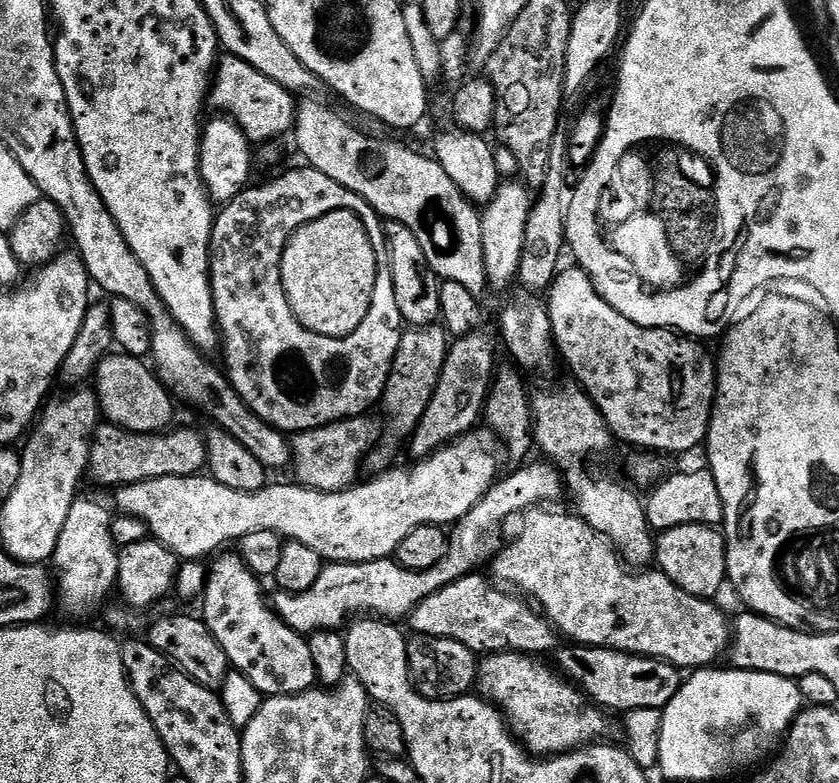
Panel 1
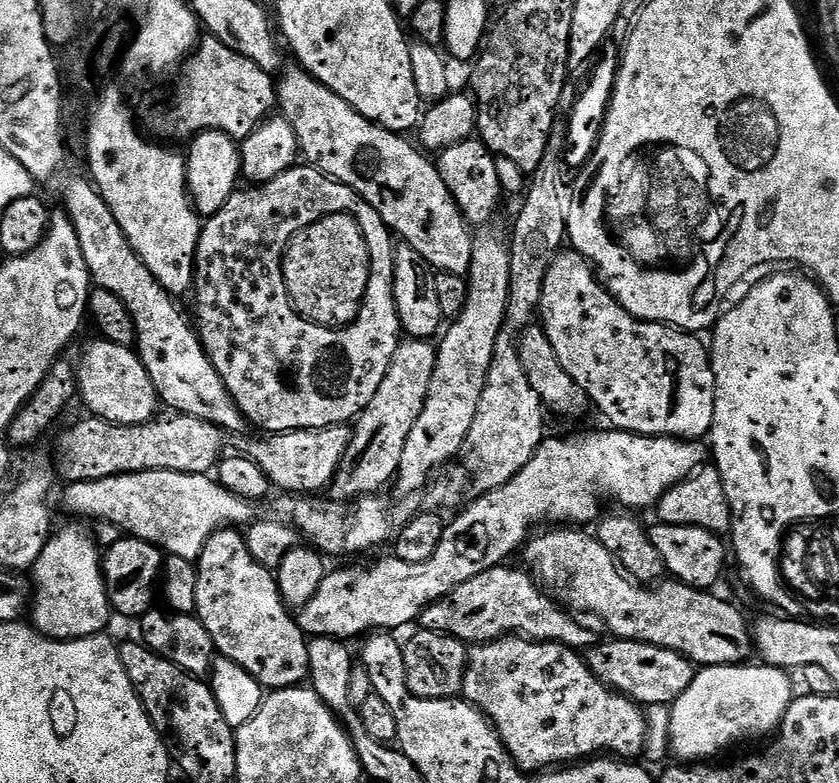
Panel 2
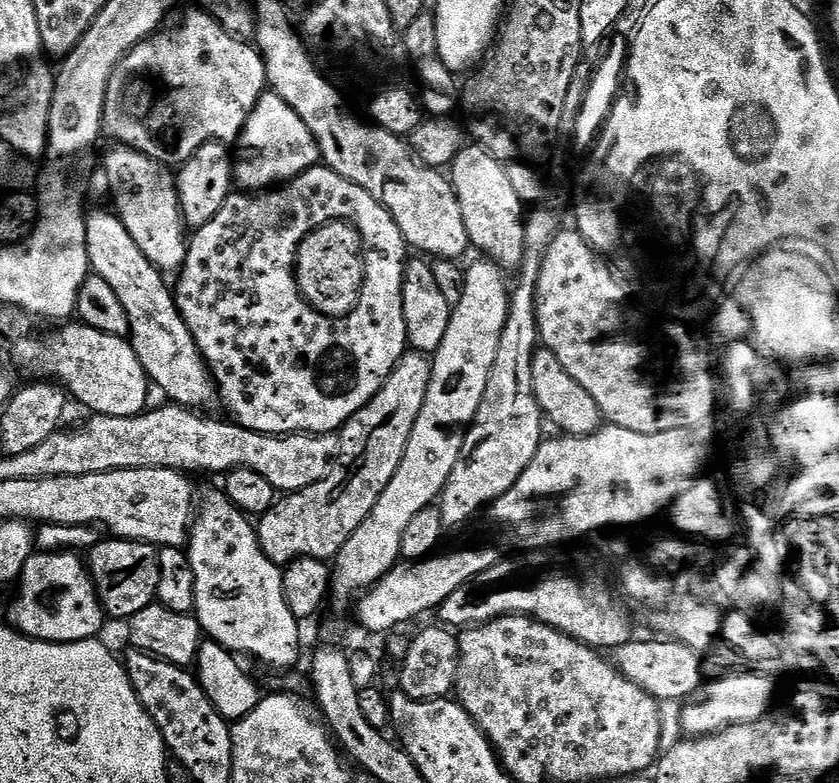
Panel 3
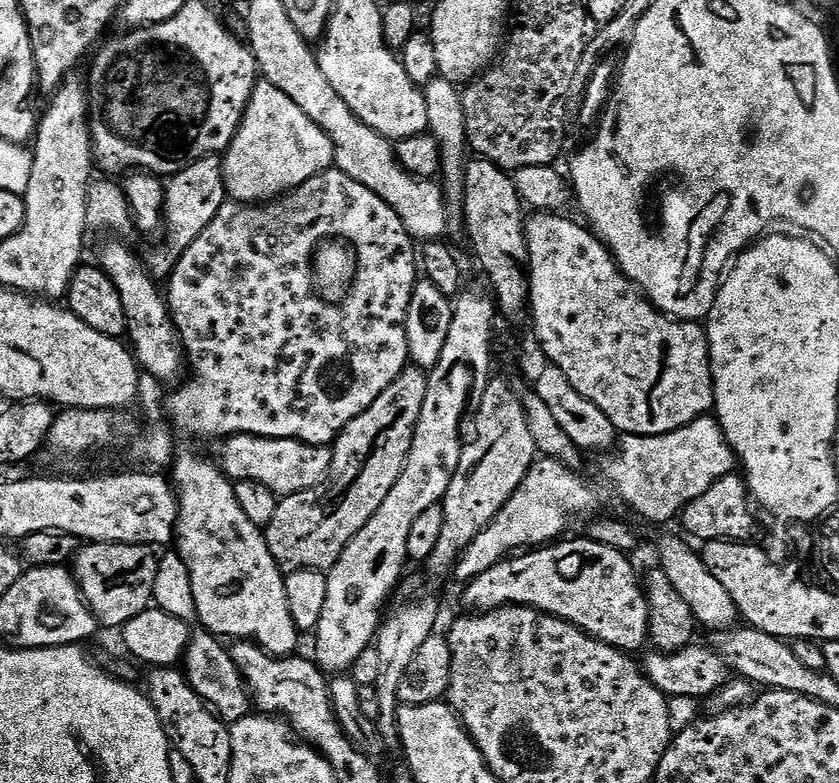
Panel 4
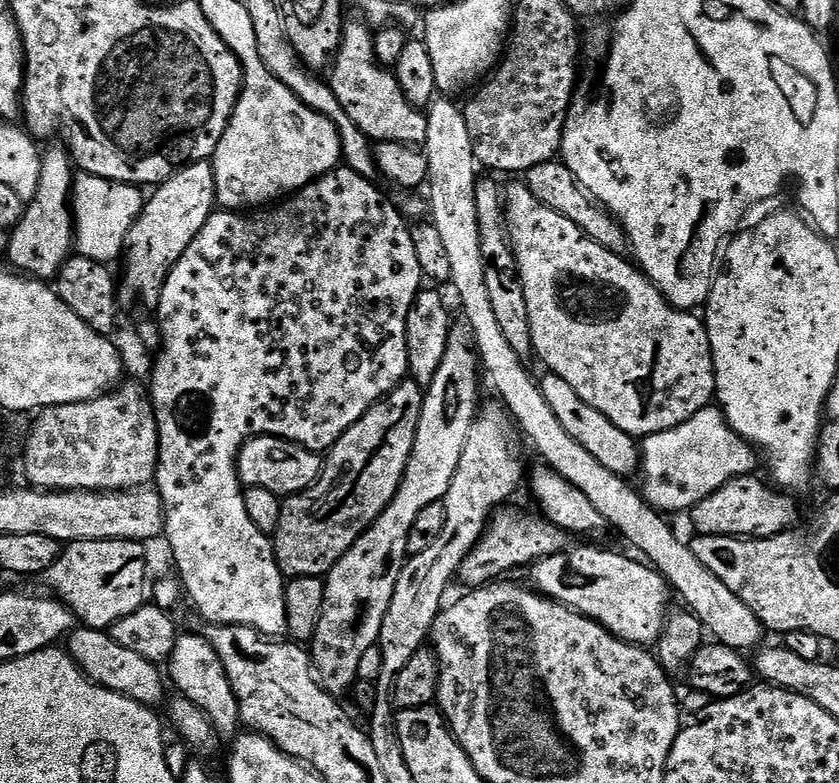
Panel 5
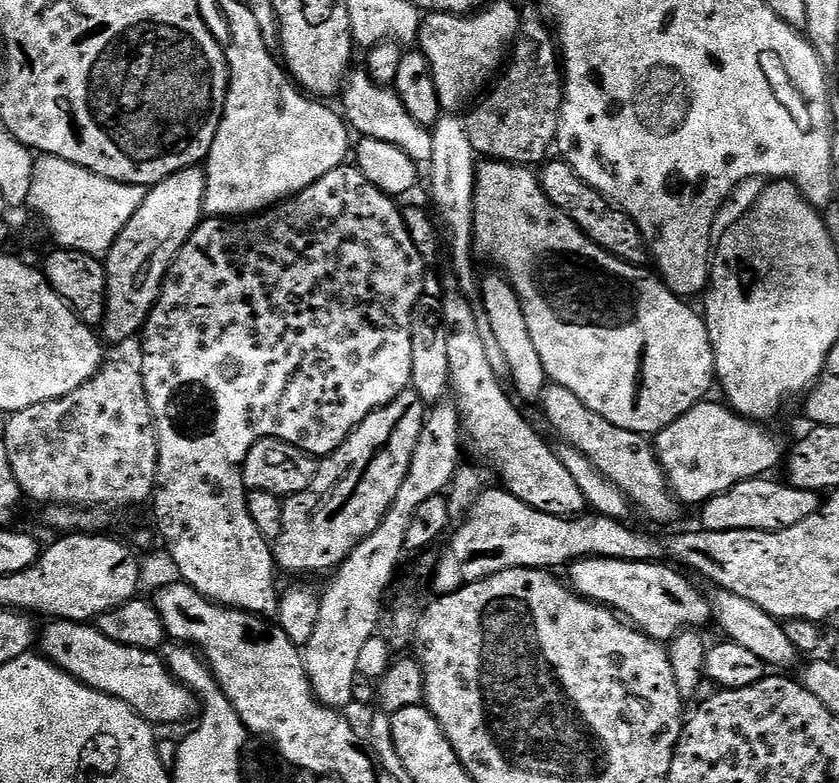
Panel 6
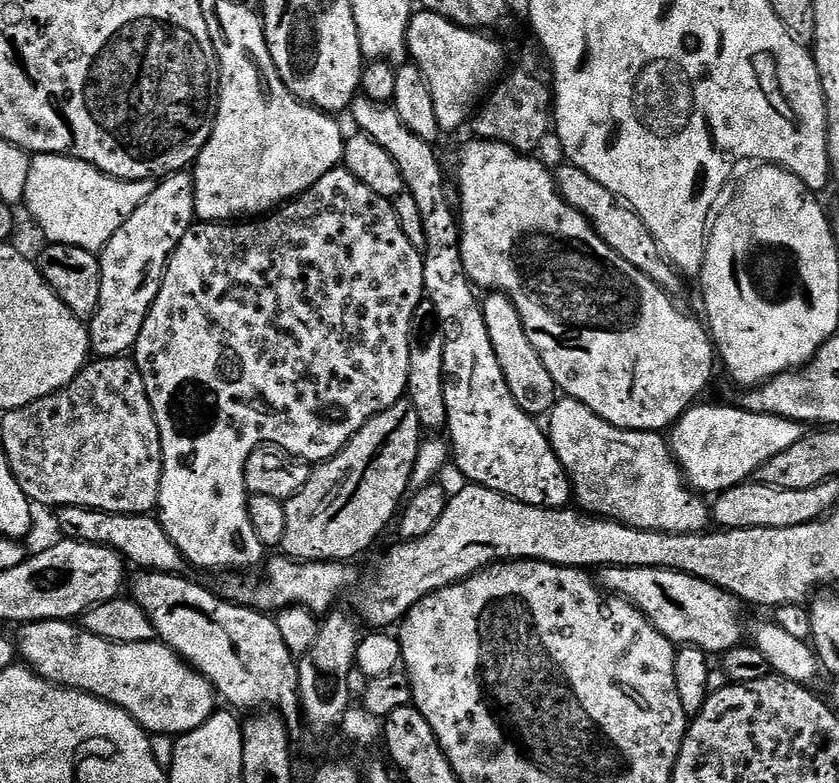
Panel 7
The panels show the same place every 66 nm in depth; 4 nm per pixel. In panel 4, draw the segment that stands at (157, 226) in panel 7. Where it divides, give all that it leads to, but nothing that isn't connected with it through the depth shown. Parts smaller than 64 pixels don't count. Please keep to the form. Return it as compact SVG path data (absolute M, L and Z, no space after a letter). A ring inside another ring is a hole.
M219 155L207 156L167 181L164 189L164 214L162 217L163 231L168 231L168 248L160 248L146 256L146 267L157 281L164 282L171 277L181 254L214 222L214 214L226 203L224 190L224 166Z

